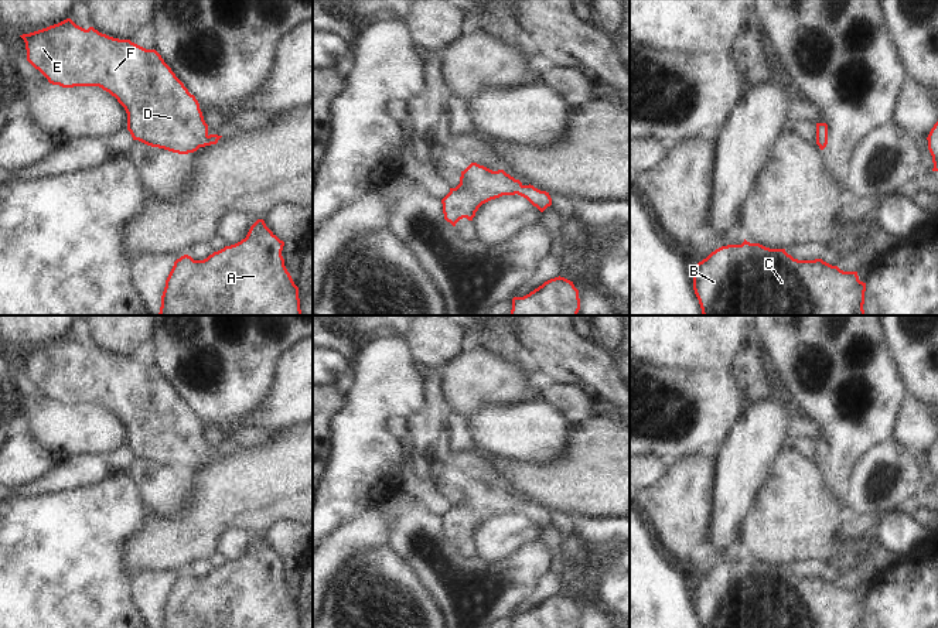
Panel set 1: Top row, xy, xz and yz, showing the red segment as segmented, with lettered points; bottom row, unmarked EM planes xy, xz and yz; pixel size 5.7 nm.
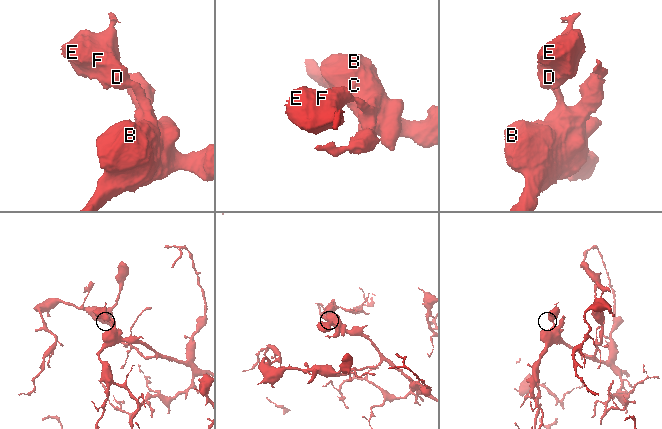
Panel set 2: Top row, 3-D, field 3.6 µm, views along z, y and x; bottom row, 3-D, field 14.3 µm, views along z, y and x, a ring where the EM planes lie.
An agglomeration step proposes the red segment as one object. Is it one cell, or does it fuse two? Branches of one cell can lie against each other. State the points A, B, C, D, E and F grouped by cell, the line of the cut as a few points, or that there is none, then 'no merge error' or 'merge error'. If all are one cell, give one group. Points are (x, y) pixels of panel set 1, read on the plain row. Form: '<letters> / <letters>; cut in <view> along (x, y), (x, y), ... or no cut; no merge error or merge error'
A B C D E F; no cut; no merge error

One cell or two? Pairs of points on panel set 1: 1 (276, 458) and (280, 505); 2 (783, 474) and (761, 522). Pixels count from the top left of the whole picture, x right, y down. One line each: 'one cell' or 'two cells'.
1: one cell
2: one cell

